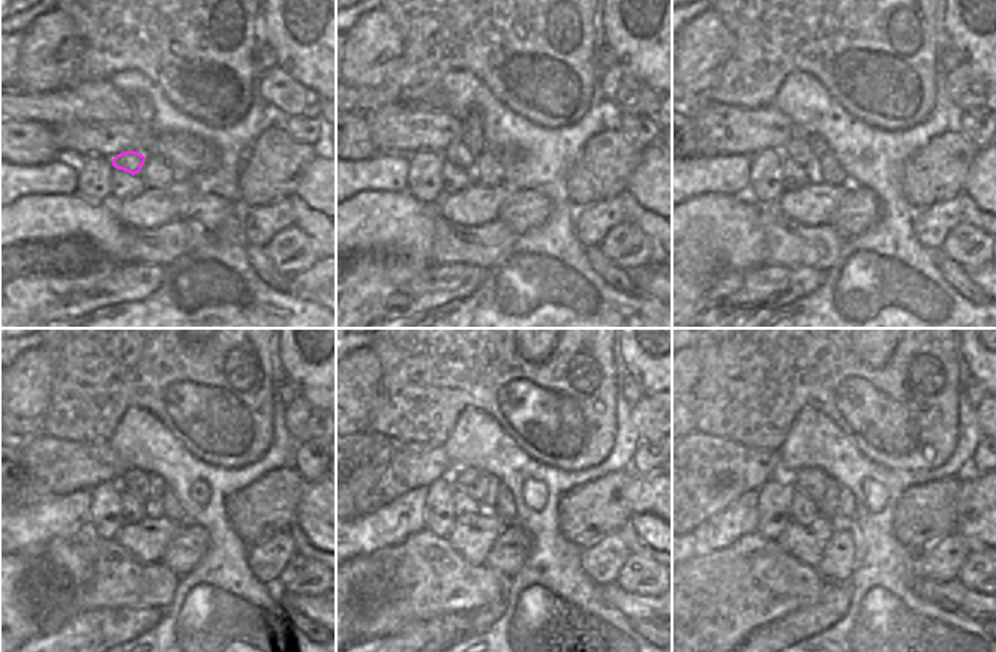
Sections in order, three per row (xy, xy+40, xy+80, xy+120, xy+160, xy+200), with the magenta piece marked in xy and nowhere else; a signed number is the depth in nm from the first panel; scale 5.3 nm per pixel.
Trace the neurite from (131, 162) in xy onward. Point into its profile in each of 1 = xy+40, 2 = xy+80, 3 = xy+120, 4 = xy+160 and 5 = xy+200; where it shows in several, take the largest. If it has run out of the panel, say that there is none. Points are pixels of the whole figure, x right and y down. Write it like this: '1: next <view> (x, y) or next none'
1: next xy+40 (462, 153)
2: next xy+80 (806, 147)
3: next xy+120 (135, 481)
4: next xy+160 (474, 483)
5: next xy+200 (813, 483)

